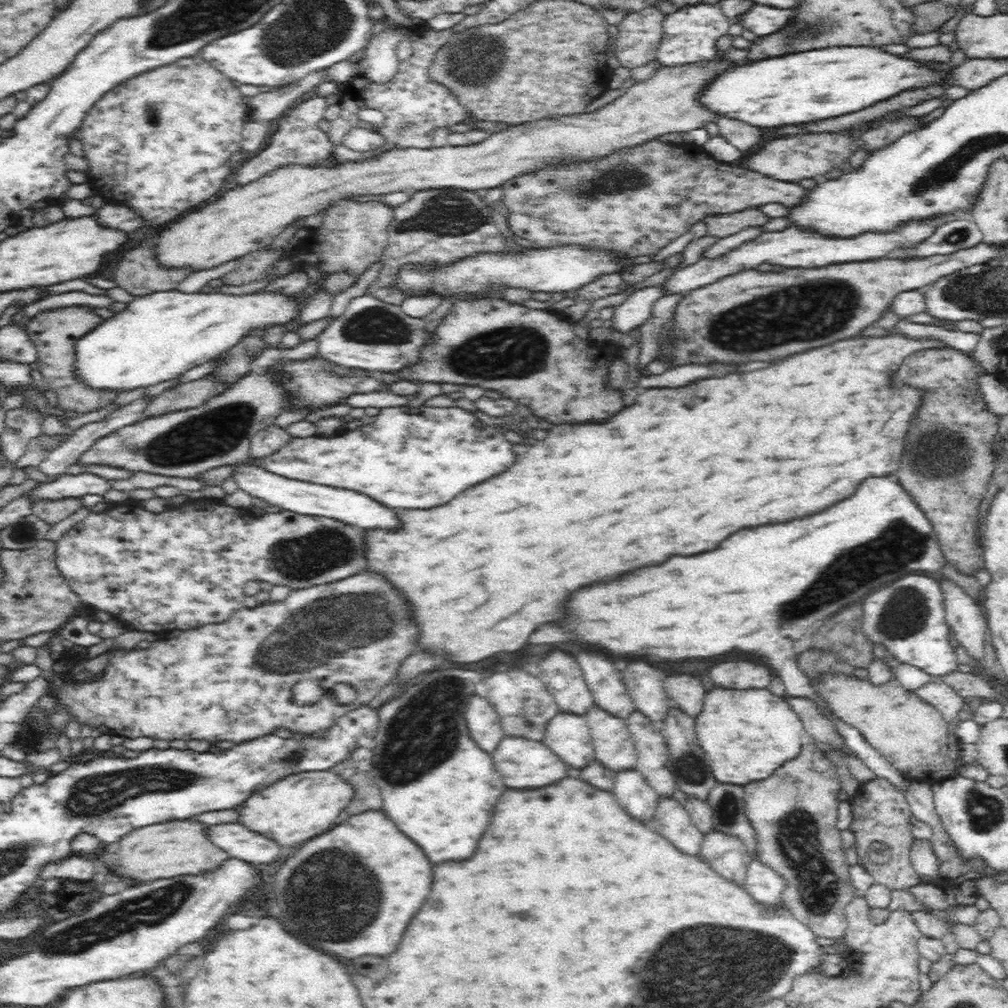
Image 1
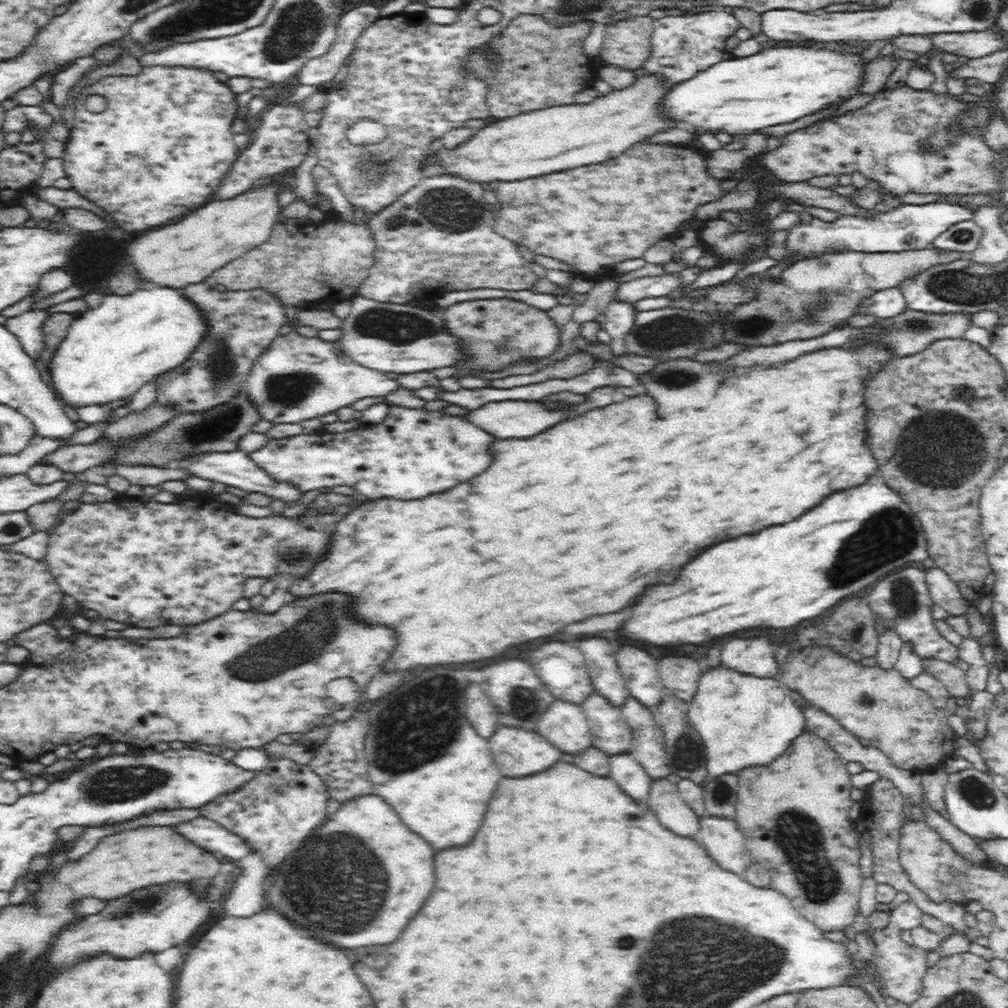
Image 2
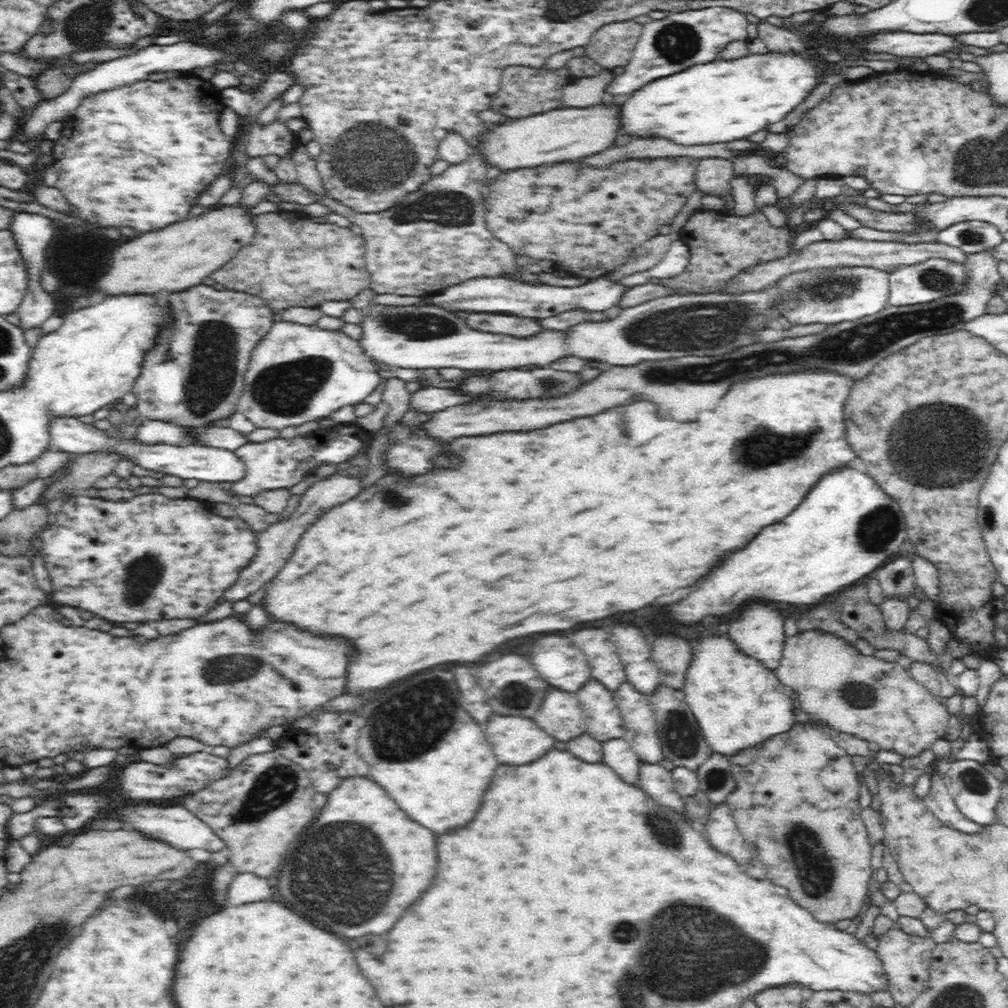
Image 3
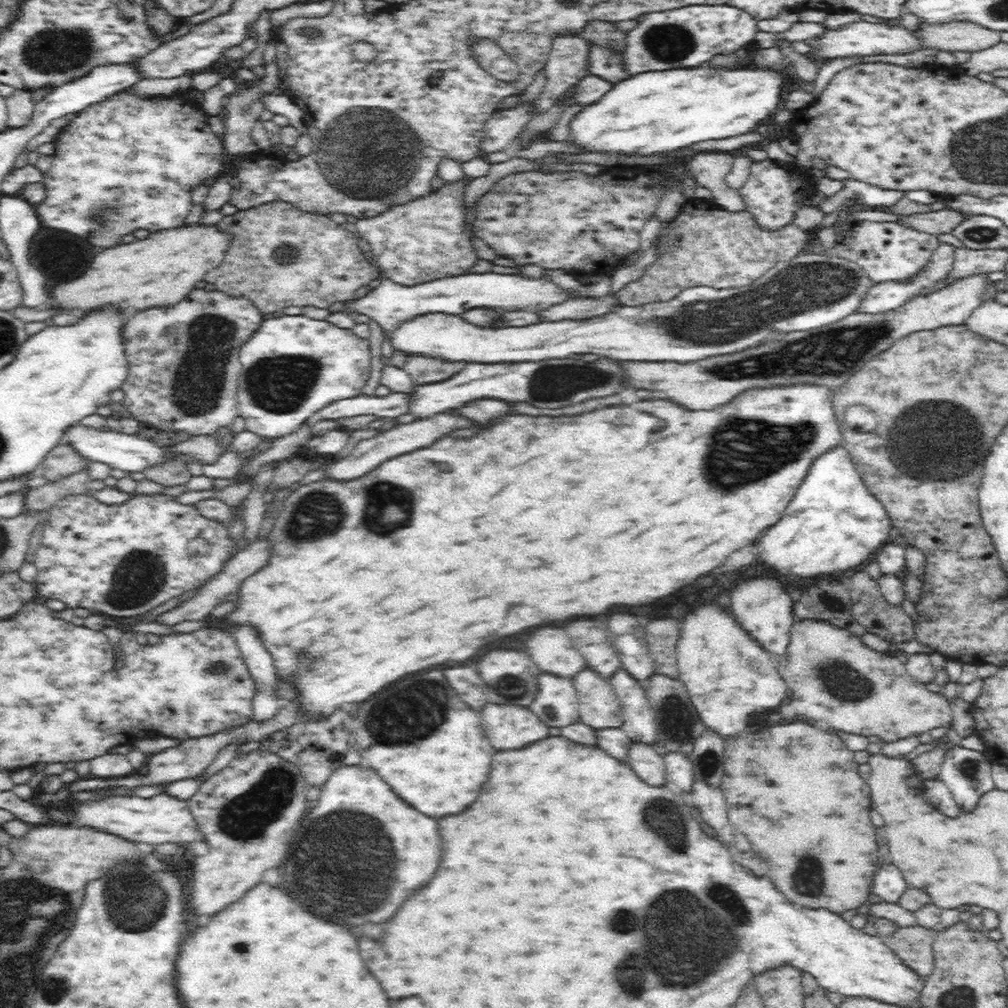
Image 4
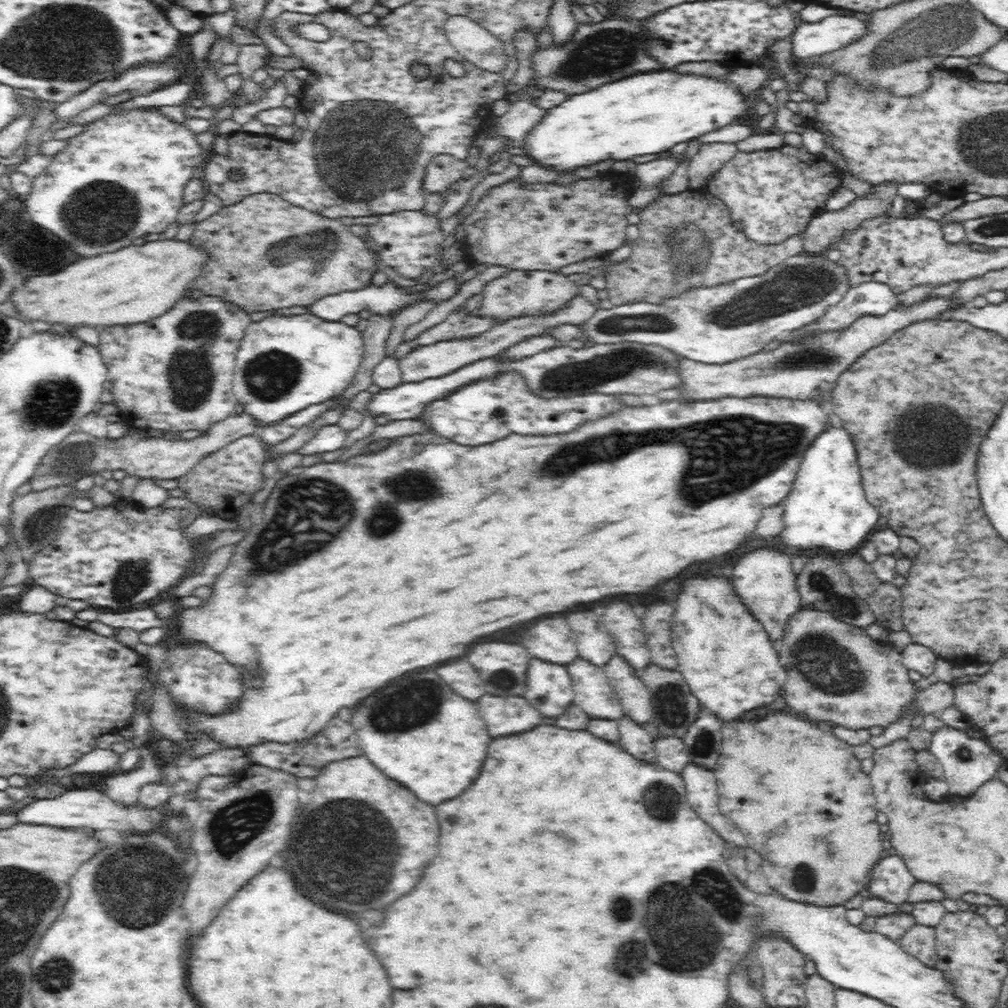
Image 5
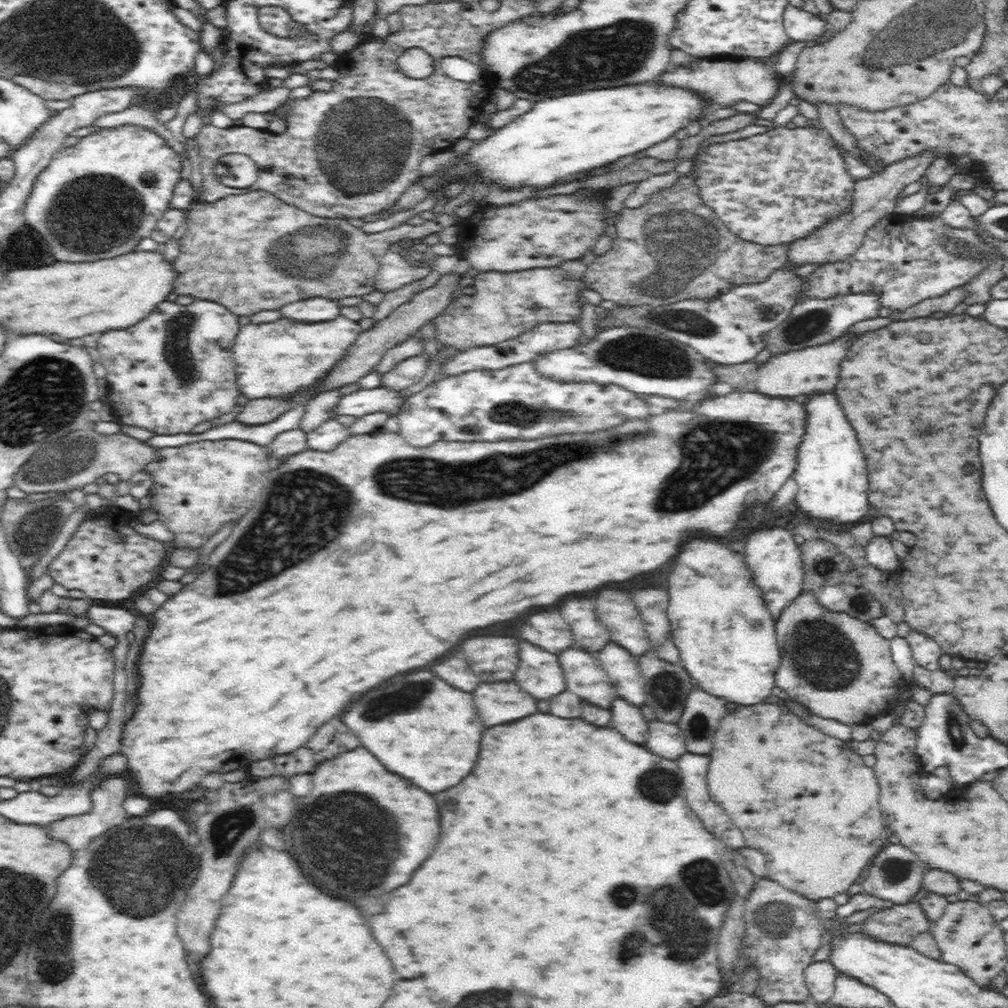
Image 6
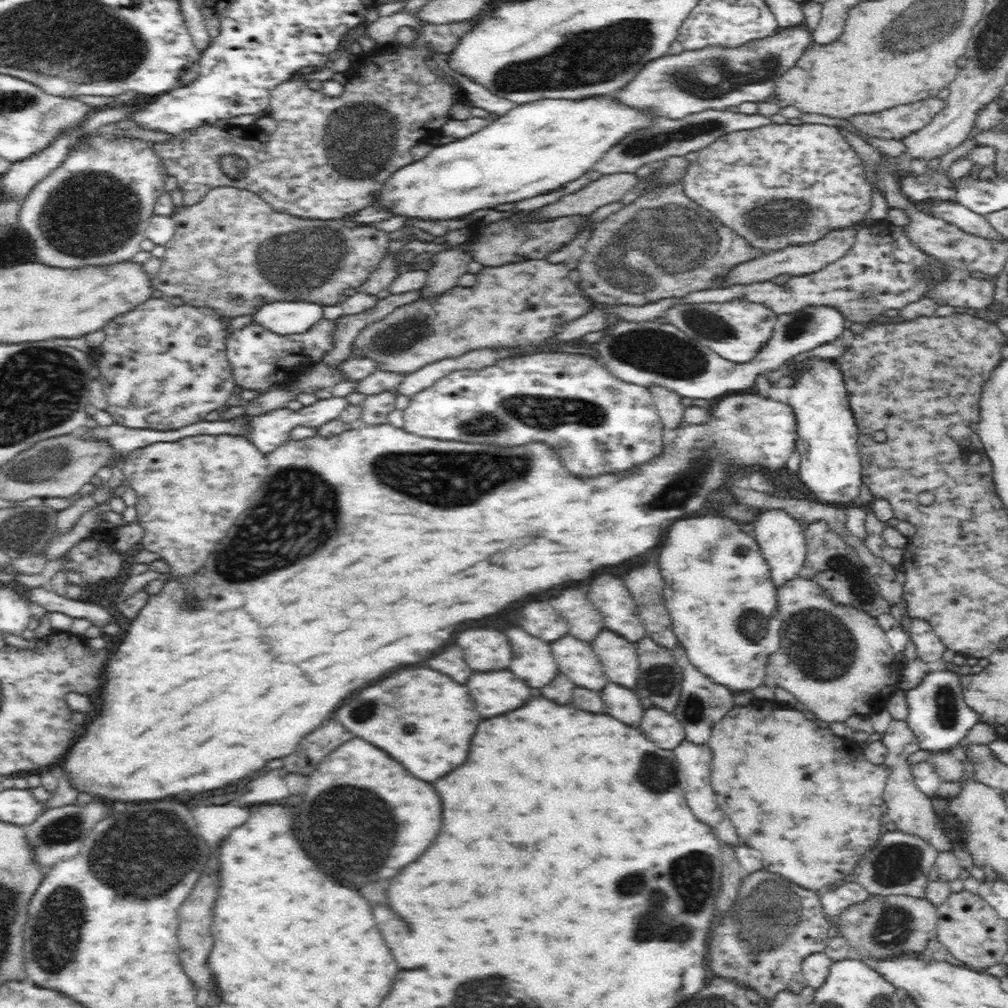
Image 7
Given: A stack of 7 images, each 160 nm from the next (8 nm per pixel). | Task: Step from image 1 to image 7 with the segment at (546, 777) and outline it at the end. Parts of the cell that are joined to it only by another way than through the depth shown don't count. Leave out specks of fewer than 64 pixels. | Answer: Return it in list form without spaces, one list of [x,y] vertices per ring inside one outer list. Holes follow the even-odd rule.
[[[510,670],[476,672],[466,686],[484,720],[518,710],[534,696],[533,689]]]

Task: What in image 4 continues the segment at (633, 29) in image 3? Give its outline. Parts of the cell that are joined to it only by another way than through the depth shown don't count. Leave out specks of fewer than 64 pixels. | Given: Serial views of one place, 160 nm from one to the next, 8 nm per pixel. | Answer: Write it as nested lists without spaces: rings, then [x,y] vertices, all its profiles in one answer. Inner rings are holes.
[[[594,21],[582,33],[582,38],[589,46],[599,46],[599,48],[608,48],[615,54],[624,54],[628,43],[628,33],[626,30],[620,30],[615,23],[604,21]]]

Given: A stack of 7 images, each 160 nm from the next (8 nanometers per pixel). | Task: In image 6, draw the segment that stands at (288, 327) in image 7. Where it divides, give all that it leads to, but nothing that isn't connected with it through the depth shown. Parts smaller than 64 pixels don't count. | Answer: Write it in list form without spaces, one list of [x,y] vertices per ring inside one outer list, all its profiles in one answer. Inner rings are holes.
[[[324,298],[305,299],[303,302],[294,302],[292,305],[287,305],[279,309],[281,316],[296,321],[318,322],[329,321],[342,314],[342,306],[339,300]]]

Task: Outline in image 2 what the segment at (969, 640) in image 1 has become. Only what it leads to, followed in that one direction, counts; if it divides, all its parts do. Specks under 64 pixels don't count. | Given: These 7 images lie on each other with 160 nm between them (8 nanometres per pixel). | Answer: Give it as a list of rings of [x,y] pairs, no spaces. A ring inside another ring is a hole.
[[[942,569],[926,570],[926,583],[934,604],[944,608],[950,616],[966,616],[972,601],[964,597],[958,585]]]

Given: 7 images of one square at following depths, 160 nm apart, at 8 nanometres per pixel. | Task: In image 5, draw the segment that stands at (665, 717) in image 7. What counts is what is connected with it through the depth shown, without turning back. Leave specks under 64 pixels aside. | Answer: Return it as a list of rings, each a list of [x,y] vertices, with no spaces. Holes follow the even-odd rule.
[[[667,737],[656,738],[656,764],[670,773],[681,775],[686,766],[691,763],[691,758],[682,739]]]

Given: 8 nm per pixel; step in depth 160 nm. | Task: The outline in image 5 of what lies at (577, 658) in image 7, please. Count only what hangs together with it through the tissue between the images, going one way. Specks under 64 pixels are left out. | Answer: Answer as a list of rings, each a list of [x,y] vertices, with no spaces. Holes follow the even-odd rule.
[[[582,658],[574,660],[571,665],[566,666],[568,674],[572,679],[574,691],[574,704],[588,715],[588,719],[592,721],[622,721],[625,718],[624,710],[620,706],[620,700],[615,693],[614,688],[610,684],[608,677],[605,675],[604,669],[594,666]]]

